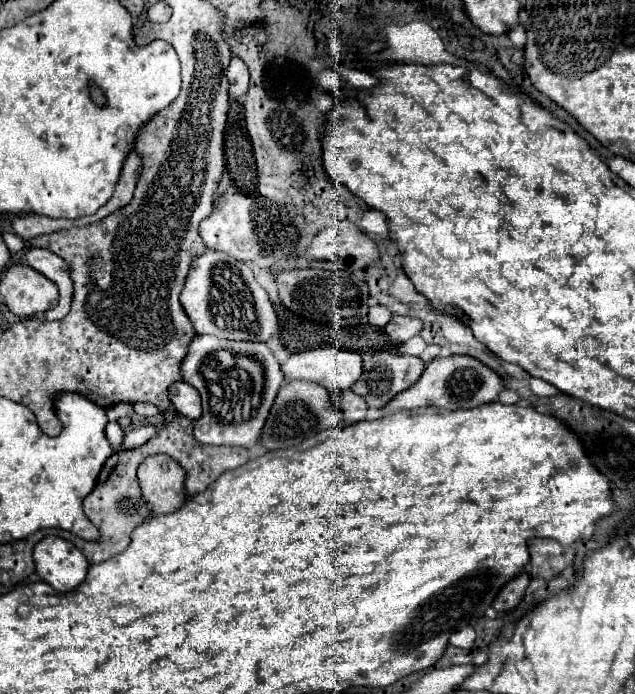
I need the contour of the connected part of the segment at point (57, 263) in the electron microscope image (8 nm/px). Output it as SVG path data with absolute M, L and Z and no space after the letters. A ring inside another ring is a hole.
M31 248L27 252L27 264L59 286L59 302L53 310L43 314L43 318L47 322L61 320L69 312L69 306L73 300L73 280L71 280L69 264L61 260L61 256L57 256L55 252L43 250L43 248Z

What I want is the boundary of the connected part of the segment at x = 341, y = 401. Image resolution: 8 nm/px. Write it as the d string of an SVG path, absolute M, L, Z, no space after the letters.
M351 390L333 392L333 400L339 406L339 410L347 422L359 422L359 420L367 418L367 404L355 392L351 392Z

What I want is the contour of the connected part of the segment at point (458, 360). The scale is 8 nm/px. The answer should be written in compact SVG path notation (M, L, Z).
M447 356L447 358L435 358L427 364L423 376L417 380L415 386L407 388L407 392L401 392L391 400L383 412L399 412L399 410L415 410L415 408L427 408L427 406L439 406L439 408L475 408L485 402L495 402L497 396L503 392L505 382L503 378L479 362L473 356Z

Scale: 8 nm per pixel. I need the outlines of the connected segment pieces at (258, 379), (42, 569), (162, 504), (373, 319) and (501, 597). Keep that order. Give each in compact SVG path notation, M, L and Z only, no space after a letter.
M195 336L189 344L187 356L181 364L181 376L187 384L195 386L203 398L203 414L199 420L193 422L195 438L201 444L213 446L243 446L251 448L259 444L259 436L263 424L269 416L273 400L281 388L281 368L273 352L263 342L233 342L233 340L219 340L213 336Z
M57 536L43 538L33 550L37 574L57 592L69 592L85 580L89 562L67 540Z
M165 454L145 458L139 466L137 480L151 516L175 512L185 502L185 472Z
M379 304L373 306L373 308L369 308L369 314L367 314L369 322L373 326L379 326L379 328L385 328L387 322L391 320L391 316L393 316L393 312L387 306L379 306Z
M521 572L515 580L511 580L495 598L493 602L493 608L497 612L507 612L507 610L513 610L525 596L525 590L529 588L529 574L527 572Z

